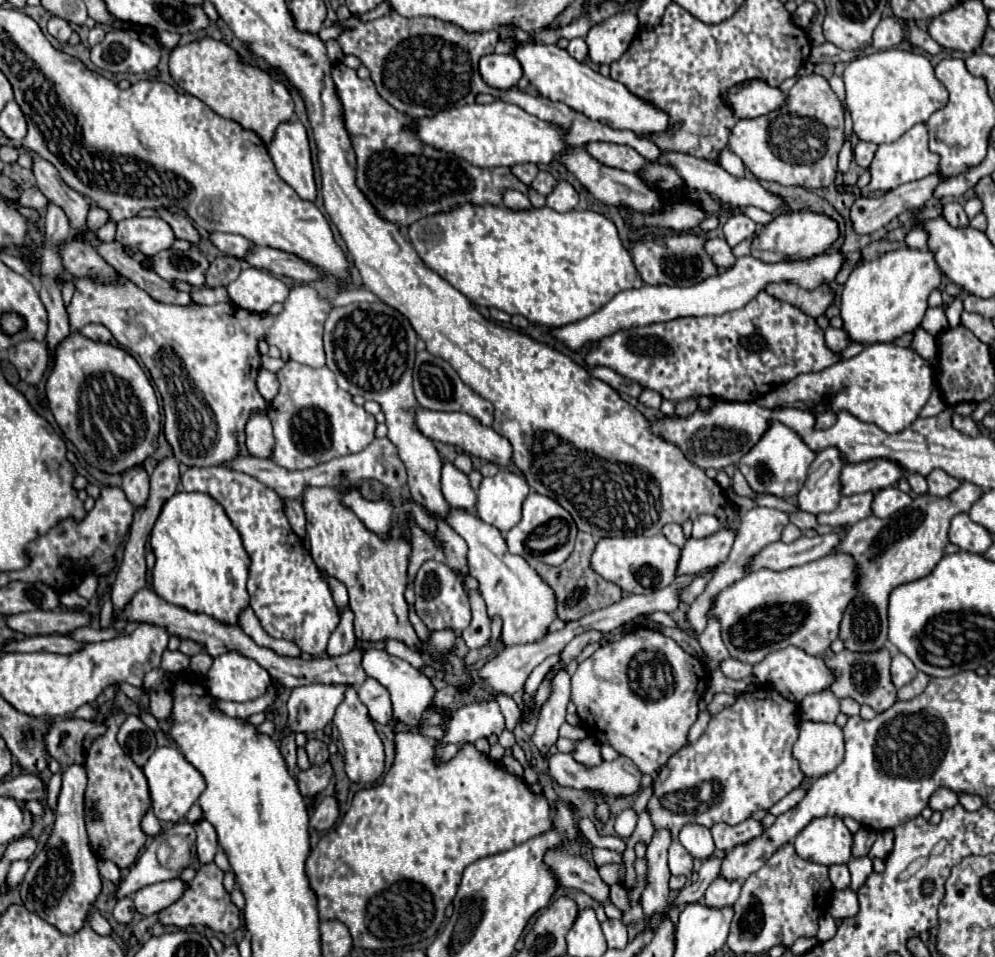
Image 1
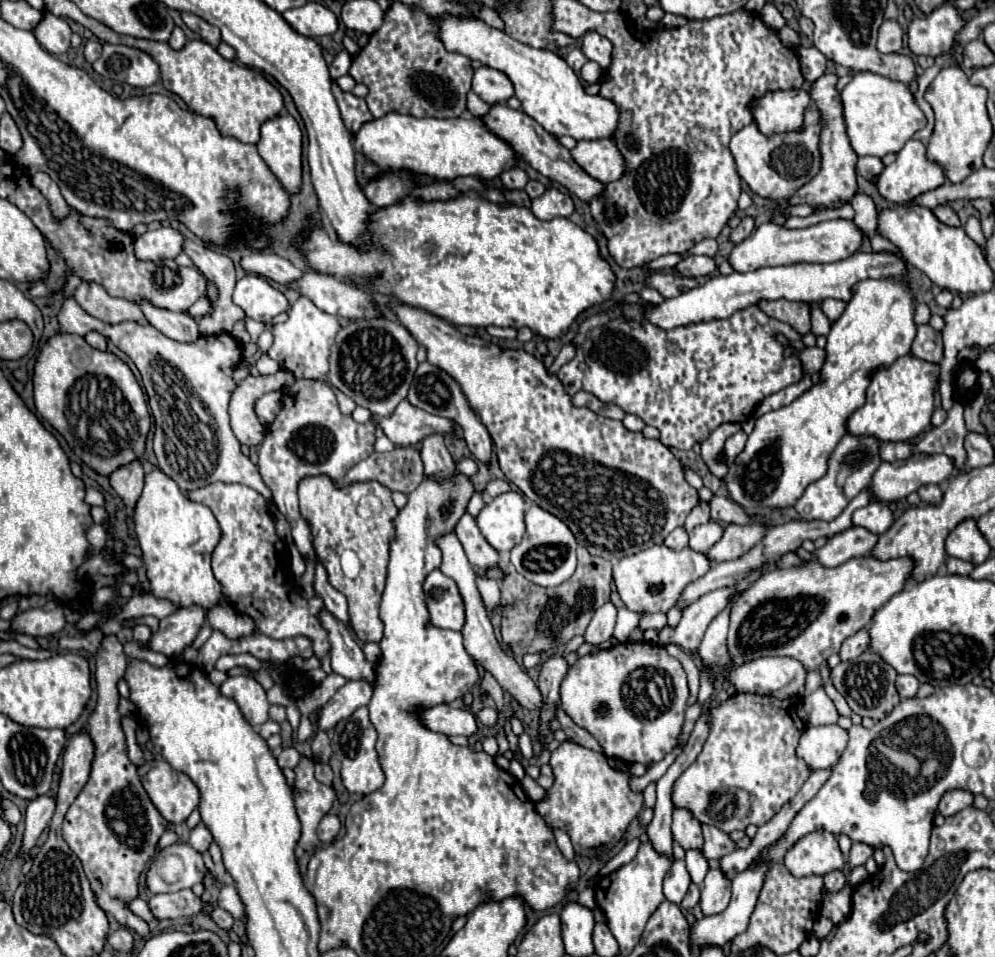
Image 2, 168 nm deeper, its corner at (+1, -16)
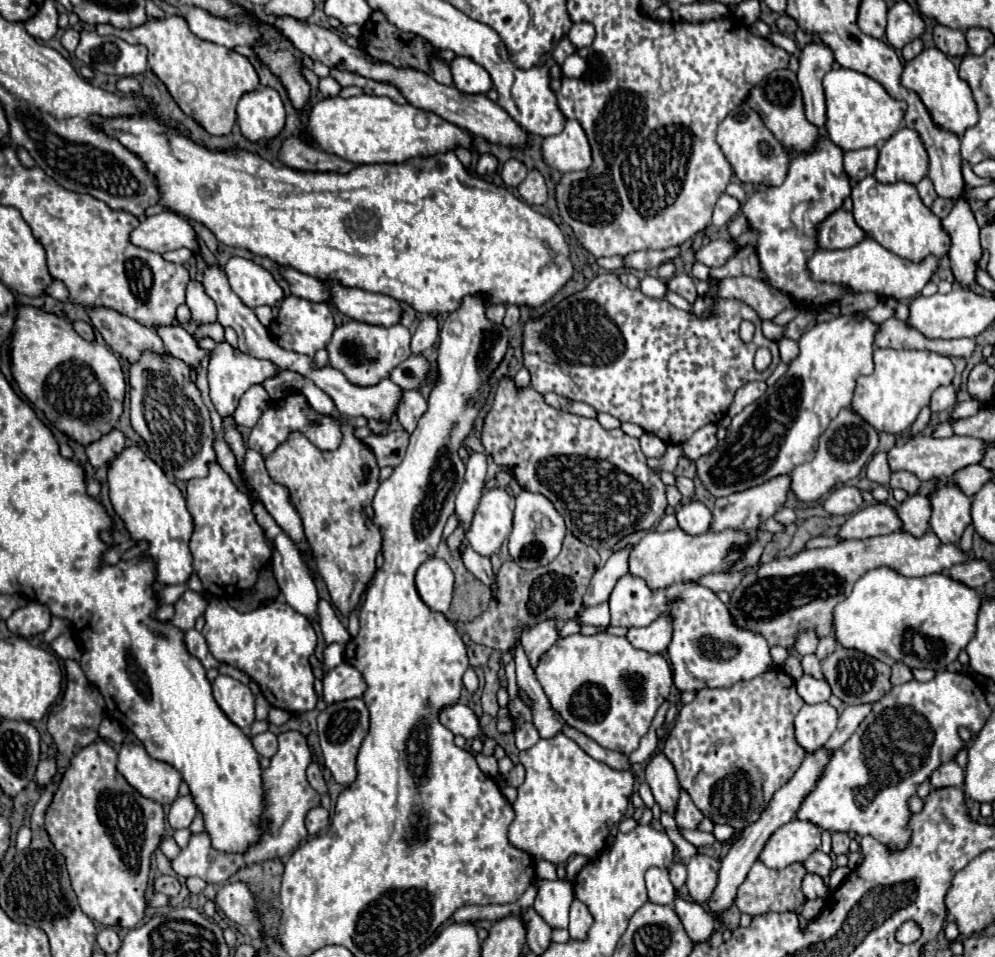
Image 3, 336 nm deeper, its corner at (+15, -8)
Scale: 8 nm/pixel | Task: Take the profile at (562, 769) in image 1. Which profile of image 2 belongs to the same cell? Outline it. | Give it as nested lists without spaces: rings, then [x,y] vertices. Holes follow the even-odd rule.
[[[544,764],[544,766],[540,768],[540,778],[538,778],[536,782],[538,782],[542,788],[546,788],[546,790],[554,784],[554,772],[552,772],[552,768],[550,768],[548,764]]]

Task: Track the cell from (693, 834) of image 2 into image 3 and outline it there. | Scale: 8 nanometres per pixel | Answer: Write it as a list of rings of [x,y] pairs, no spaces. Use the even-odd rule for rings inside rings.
[[[654,754],[646,764],[646,782],[660,804],[662,810],[672,814],[672,804],[676,804],[676,796],[680,794],[680,784],[676,778],[676,770],[672,762],[662,754]]]

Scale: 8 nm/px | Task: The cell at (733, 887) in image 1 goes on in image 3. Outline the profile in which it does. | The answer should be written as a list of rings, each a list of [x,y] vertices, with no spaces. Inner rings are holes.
[[[694,854],[688,860],[688,880],[686,880],[686,886],[688,886],[690,896],[698,904],[706,902],[712,896],[712,892],[716,888],[716,880],[718,880],[718,870],[720,870],[720,862],[710,858],[710,856]]]

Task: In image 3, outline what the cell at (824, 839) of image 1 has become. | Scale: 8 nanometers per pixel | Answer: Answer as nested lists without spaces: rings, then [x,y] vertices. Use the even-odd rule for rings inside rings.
[[[792,820],[768,838],[758,858],[768,868],[786,868],[792,862],[804,862],[818,848],[820,828],[812,822]]]

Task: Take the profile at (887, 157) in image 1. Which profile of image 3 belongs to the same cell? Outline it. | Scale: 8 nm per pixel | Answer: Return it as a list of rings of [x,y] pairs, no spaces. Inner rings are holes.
[[[902,128],[892,134],[880,148],[874,176],[884,182],[918,184],[928,172],[928,154],[916,130]]]

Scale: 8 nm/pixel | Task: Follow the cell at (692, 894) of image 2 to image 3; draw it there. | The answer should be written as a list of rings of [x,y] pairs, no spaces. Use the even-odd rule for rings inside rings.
[[[674,862],[670,866],[670,882],[674,884],[676,890],[686,882],[686,866],[684,866],[684,862]]]

